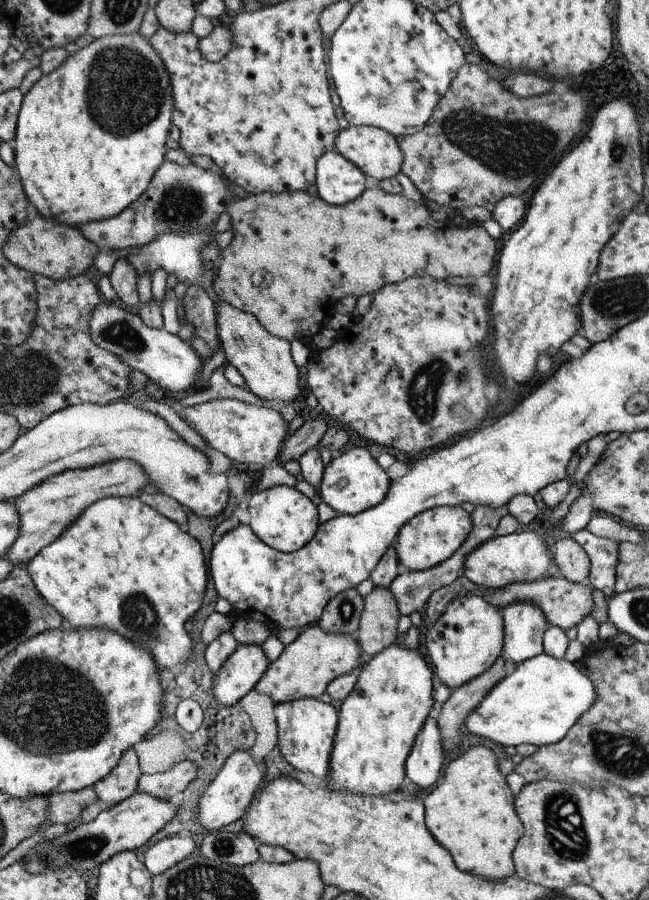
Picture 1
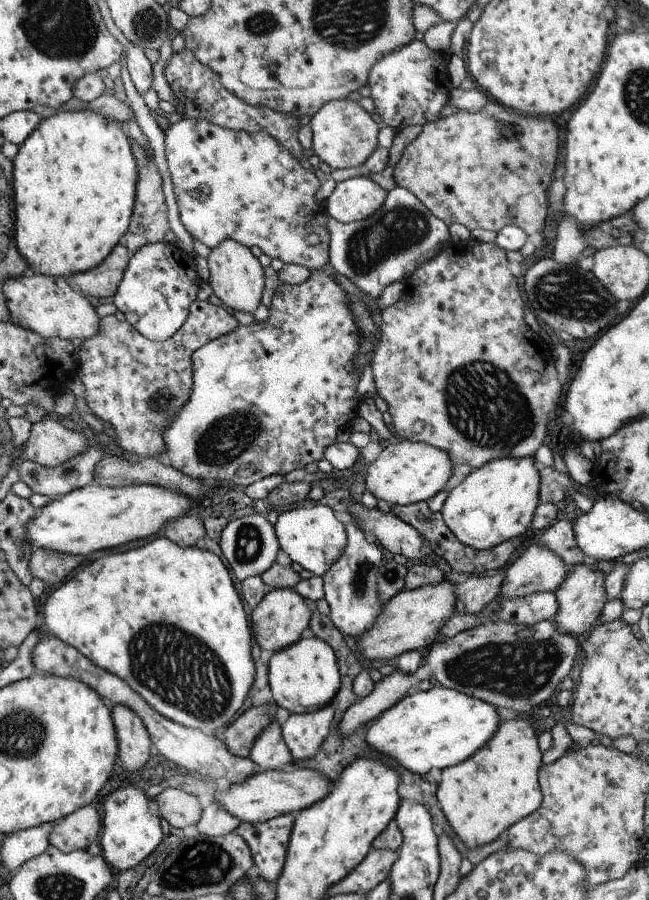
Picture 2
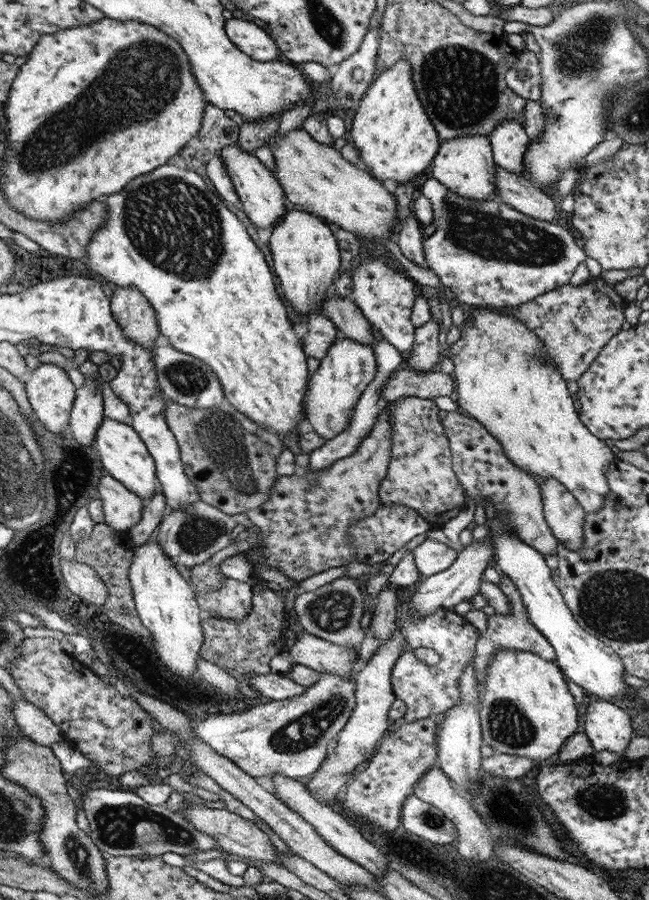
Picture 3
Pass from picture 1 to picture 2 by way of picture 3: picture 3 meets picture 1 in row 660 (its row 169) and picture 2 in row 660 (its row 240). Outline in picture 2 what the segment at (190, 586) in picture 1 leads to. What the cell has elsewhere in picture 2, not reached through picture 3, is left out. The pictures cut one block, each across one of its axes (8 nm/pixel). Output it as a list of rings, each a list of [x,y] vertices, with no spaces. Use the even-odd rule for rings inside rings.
[[[168,538],[94,560],[52,592],[44,606],[42,634],[52,634],[103,670],[116,674],[159,714],[206,735],[230,724],[254,684],[252,634],[224,562],[196,546],[180,548]]]

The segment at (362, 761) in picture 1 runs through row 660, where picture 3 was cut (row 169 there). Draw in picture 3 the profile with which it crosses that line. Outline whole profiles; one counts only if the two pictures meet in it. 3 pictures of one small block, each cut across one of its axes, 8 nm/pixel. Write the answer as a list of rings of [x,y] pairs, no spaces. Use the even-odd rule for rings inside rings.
[[[403,58],[394,63],[388,70],[380,73],[378,78],[372,81],[372,85],[368,87],[364,98],[359,102],[359,106],[354,116],[352,124],[352,143],[359,150],[360,159],[368,165],[368,173],[380,180],[396,180],[399,184],[412,181],[426,168],[432,165],[432,160],[439,151],[442,141],[439,139],[432,122],[430,122],[418,93],[414,88],[412,78],[411,64]]]

